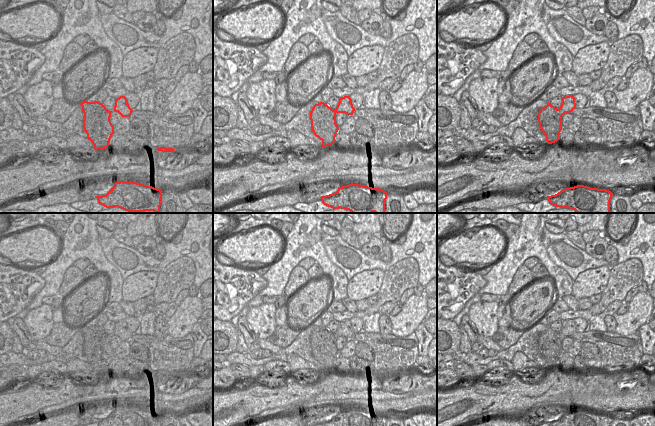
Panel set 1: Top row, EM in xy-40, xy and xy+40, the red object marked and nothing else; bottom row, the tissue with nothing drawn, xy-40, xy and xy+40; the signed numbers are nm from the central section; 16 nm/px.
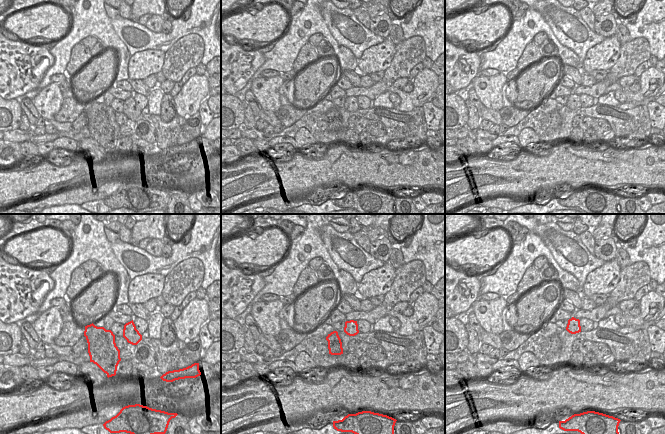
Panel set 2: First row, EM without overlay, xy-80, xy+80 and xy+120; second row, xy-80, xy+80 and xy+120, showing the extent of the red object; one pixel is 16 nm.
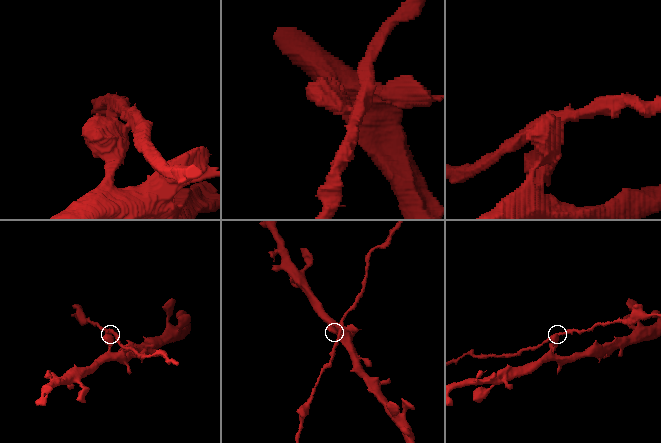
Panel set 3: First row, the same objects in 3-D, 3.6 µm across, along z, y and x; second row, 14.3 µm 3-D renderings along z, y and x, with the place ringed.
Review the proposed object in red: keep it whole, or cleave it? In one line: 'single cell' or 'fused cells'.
fused cells

